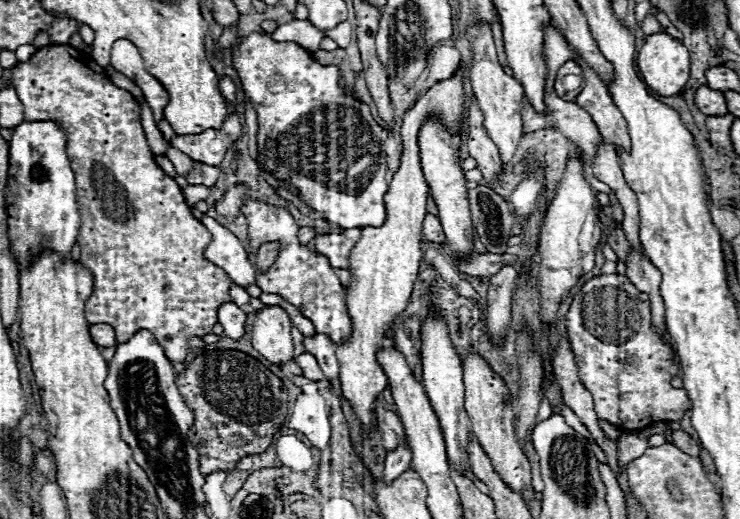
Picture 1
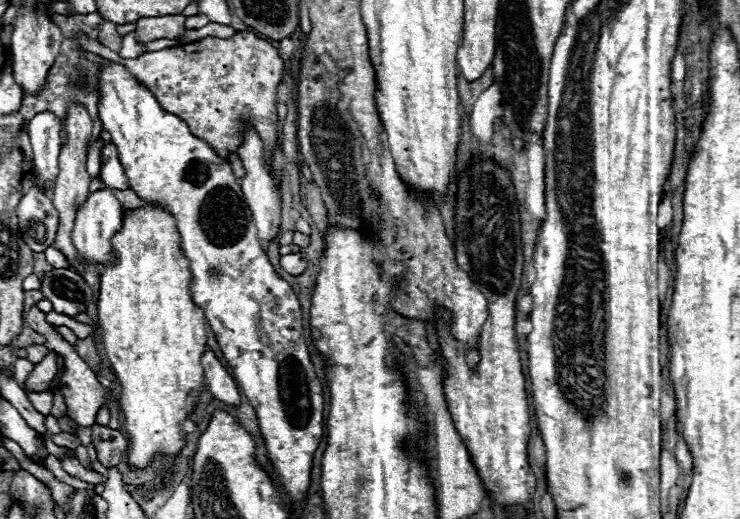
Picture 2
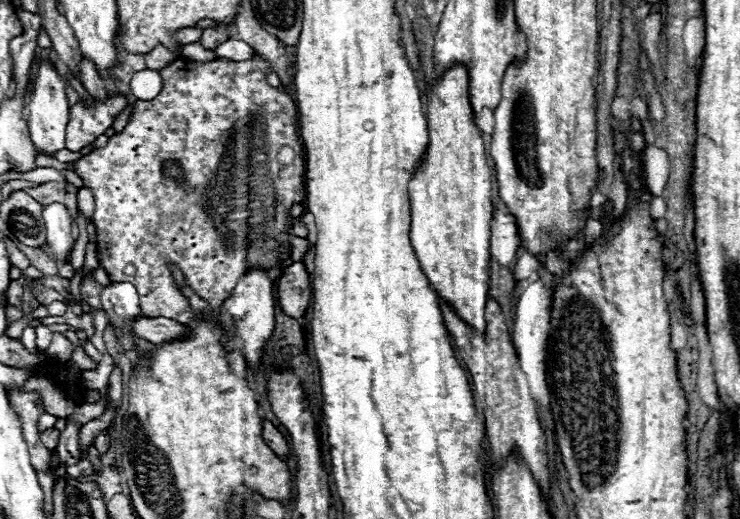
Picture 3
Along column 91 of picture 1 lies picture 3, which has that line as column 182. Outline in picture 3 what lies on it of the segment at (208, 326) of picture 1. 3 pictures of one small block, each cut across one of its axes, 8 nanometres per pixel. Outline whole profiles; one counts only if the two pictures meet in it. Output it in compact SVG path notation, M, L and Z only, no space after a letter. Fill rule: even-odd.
M254 54L254 58L244 60L244 62L232 62L226 58L216 58L212 62L196 62L190 58L176 58L174 62L170 62L166 68L160 70L162 76L162 90L156 98L152 100L138 100L134 104L134 114L130 118L130 122L126 124L126 128L120 134L110 136L108 144L100 150L94 150L90 154L86 154L84 158L70 162L70 166L74 166L74 172L82 178L84 186L92 190L94 194L94 214L92 214L92 222L96 226L96 246L98 246L98 256L100 256L100 266L108 272L110 280L118 280L118 282L132 282L136 286L136 292L140 296L140 308L142 314L148 318L170 318L176 320L180 324L186 324L192 318L192 308L188 304L188 300L180 294L180 290L174 284L174 278L168 270L168 264L176 264L184 276L186 276L186 284L200 296L204 298L212 310L214 316L218 314L216 310L222 306L224 298L228 298L238 282L238 278L244 274L244 270L250 268L250 262L246 260L246 244L248 244L248 204L256 202L258 206L270 206L272 210L280 210L286 212L294 202L302 202L304 200L304 158L302 158L302 146L300 146L300 136L298 136L298 112L296 112L296 104L292 102L292 98L282 90L282 88L272 88L266 80L266 76L272 72L270 62L266 58L262 58L260 54ZM126 264L134 264L136 266L136 274L134 276L126 276L124 274L124 266Z

